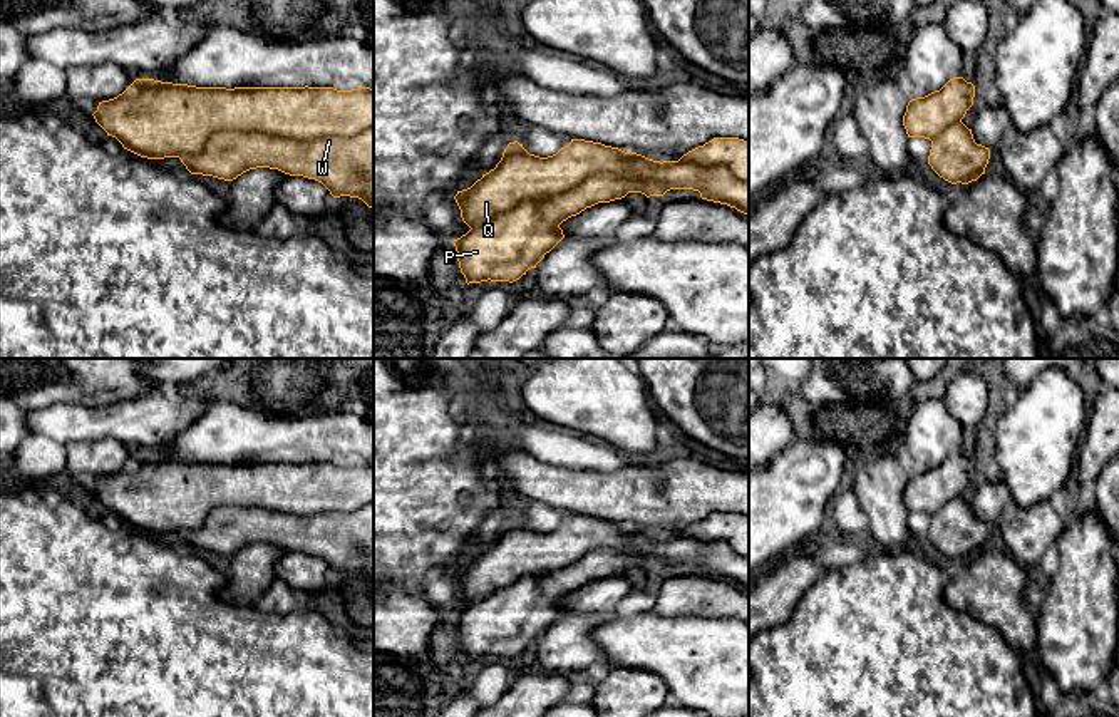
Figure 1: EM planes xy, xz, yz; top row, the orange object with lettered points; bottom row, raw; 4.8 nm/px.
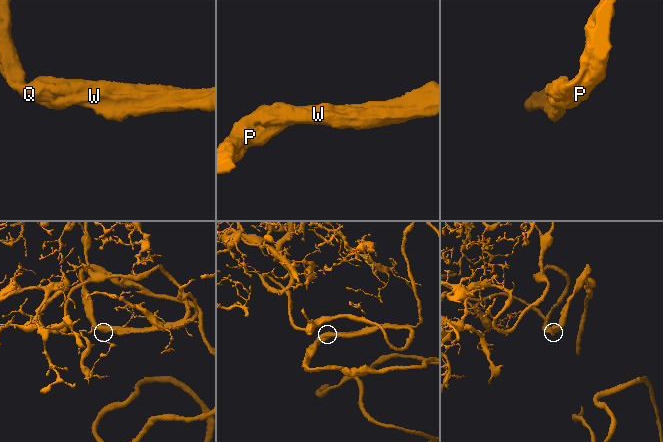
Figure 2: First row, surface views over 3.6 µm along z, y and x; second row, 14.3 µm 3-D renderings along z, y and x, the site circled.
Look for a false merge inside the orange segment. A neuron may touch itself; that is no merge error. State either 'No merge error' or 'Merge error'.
No merge error

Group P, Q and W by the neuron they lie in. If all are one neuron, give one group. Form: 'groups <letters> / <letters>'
groups P Q W

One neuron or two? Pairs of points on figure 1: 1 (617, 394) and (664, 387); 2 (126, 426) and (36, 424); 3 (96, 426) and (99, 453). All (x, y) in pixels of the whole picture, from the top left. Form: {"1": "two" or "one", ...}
{"1": "two", "2": "one", "3": "two"}

